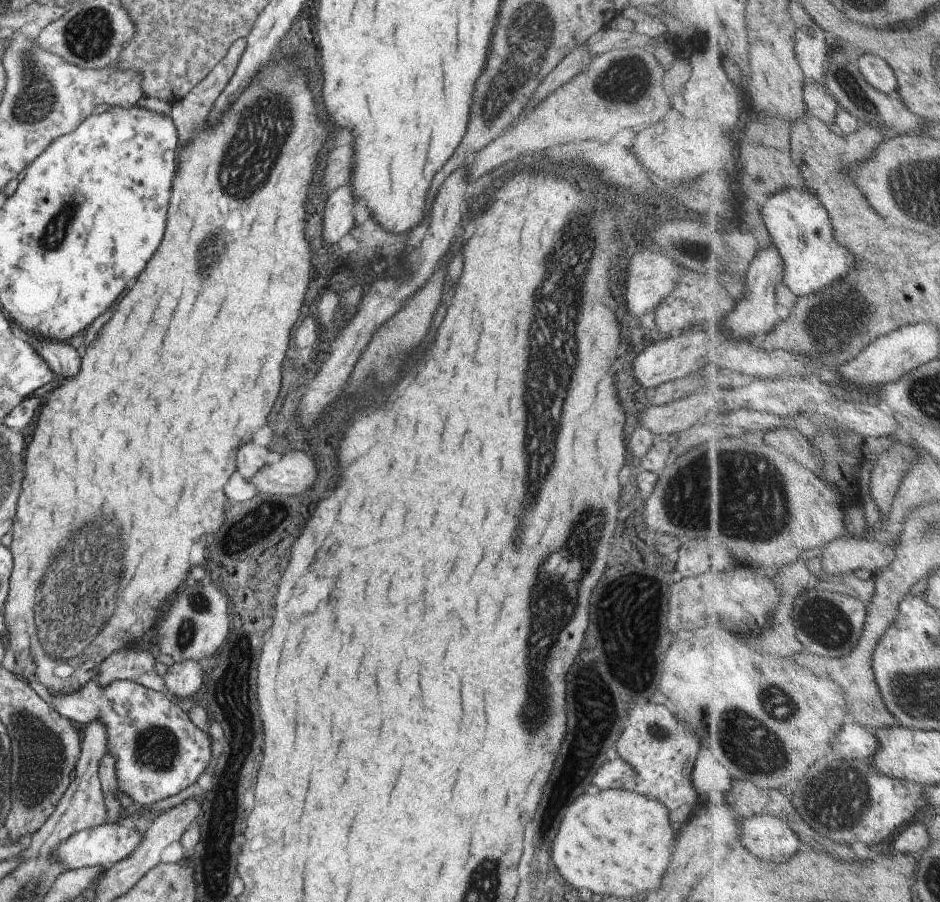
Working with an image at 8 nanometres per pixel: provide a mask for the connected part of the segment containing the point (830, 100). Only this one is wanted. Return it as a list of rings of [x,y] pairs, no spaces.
[[[809,81],[804,86],[804,99],[807,110],[817,115],[821,122],[831,124],[836,122],[841,109],[839,101],[829,91],[824,81]]]

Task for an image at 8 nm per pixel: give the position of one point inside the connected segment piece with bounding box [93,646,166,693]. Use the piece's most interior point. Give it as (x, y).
(131, 664)

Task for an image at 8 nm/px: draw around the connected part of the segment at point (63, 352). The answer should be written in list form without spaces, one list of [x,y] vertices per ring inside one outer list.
[[[4,316],[4,318],[15,338],[29,343],[50,368],[52,374],[70,379],[79,372],[81,356],[70,344],[43,341],[40,337],[30,337],[15,327],[8,317]]]

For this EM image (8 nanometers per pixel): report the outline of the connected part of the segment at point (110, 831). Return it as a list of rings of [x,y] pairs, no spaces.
[[[105,822],[96,827],[79,831],[60,843],[58,848],[46,860],[61,861],[64,870],[73,870],[83,866],[104,866],[108,869],[114,862],[128,857],[128,854],[139,844],[142,835],[130,825],[119,825]]]

